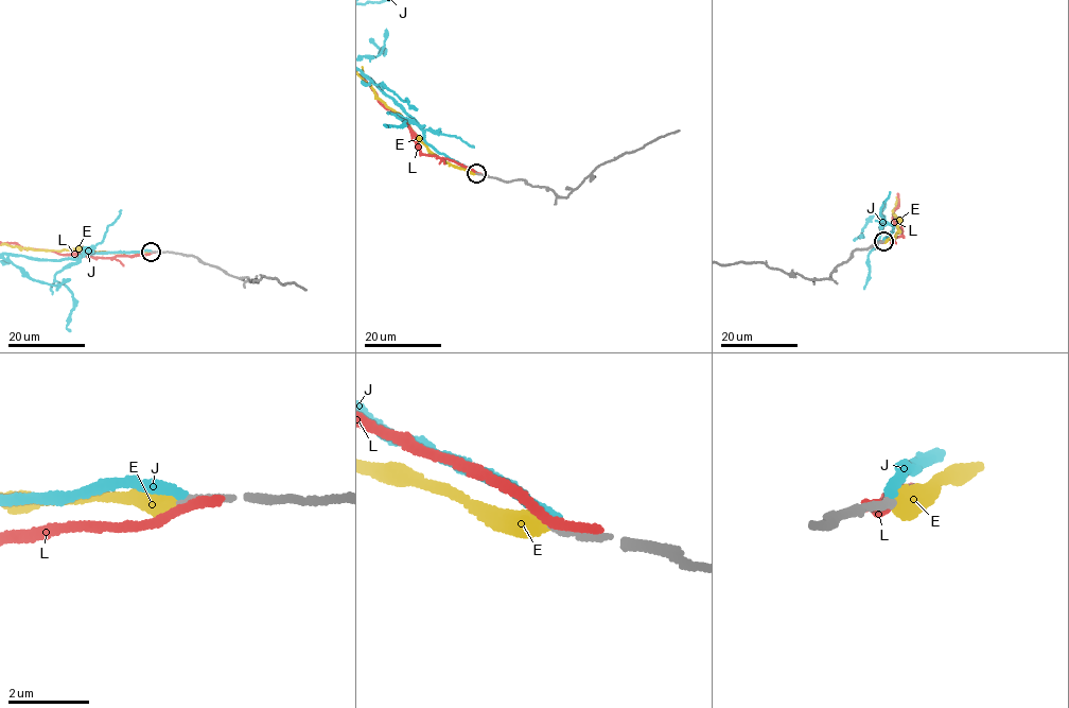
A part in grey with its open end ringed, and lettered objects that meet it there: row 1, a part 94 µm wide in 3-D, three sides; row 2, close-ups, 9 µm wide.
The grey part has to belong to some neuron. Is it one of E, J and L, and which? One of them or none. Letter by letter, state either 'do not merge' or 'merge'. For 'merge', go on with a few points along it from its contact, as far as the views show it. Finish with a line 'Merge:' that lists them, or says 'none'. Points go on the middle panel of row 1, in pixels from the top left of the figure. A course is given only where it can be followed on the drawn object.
E: do not merge
J: do not merge
L: do not merge
Merge: none

